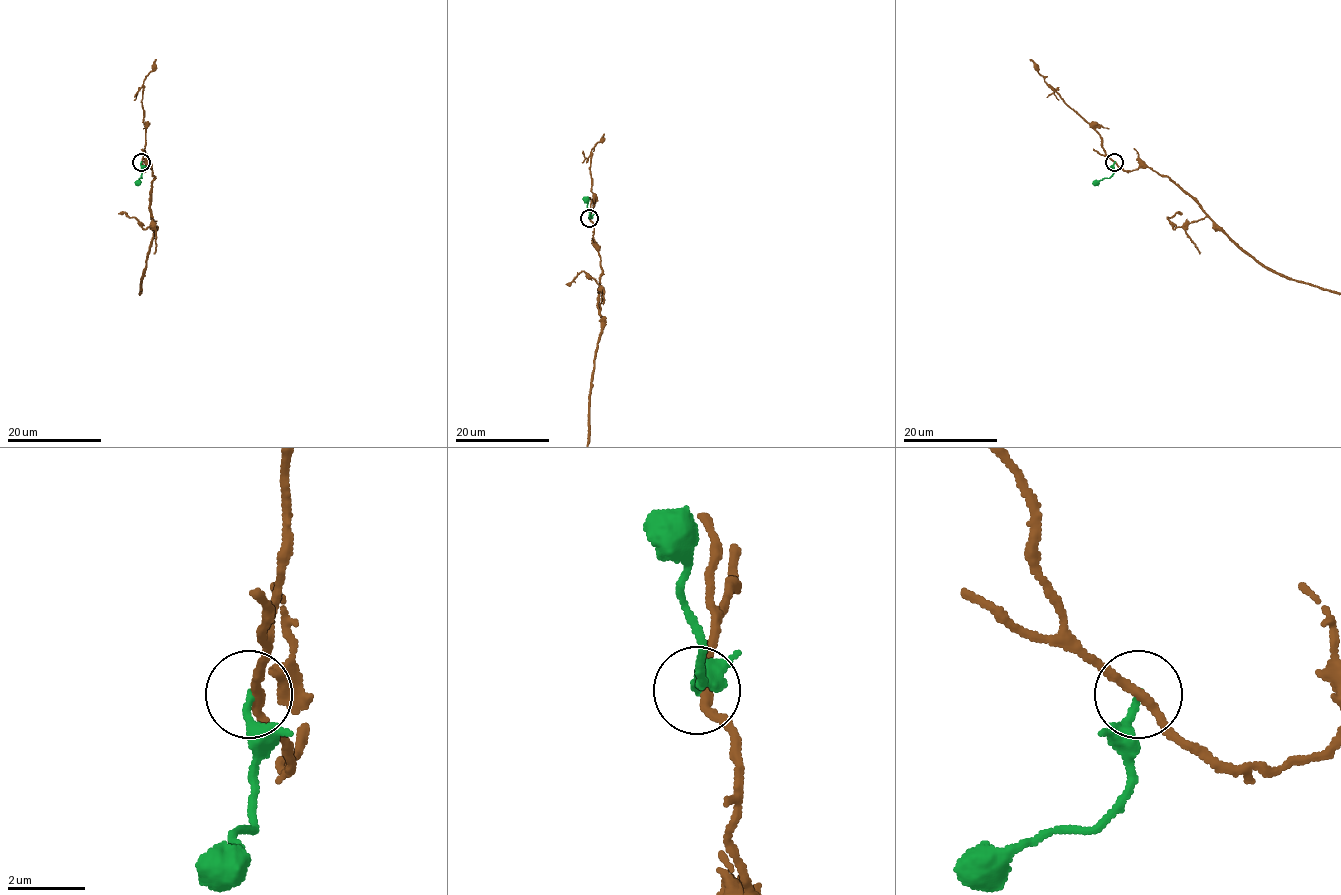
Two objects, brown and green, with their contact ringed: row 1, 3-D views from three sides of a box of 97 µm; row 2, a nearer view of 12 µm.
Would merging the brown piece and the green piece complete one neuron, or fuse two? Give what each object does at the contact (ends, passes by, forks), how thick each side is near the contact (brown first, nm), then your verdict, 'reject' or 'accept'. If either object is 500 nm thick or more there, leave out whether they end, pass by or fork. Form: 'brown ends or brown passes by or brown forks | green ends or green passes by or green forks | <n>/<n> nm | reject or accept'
brown passes by | green ends | 240/200 nm | reject

